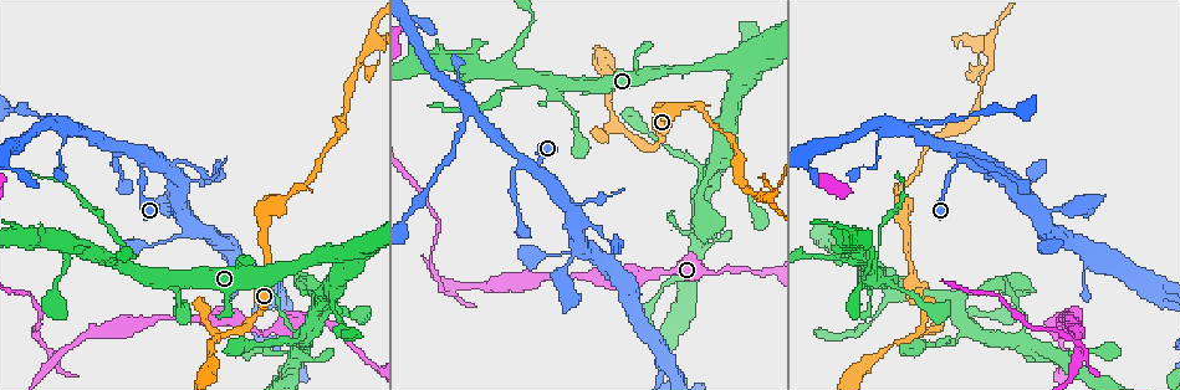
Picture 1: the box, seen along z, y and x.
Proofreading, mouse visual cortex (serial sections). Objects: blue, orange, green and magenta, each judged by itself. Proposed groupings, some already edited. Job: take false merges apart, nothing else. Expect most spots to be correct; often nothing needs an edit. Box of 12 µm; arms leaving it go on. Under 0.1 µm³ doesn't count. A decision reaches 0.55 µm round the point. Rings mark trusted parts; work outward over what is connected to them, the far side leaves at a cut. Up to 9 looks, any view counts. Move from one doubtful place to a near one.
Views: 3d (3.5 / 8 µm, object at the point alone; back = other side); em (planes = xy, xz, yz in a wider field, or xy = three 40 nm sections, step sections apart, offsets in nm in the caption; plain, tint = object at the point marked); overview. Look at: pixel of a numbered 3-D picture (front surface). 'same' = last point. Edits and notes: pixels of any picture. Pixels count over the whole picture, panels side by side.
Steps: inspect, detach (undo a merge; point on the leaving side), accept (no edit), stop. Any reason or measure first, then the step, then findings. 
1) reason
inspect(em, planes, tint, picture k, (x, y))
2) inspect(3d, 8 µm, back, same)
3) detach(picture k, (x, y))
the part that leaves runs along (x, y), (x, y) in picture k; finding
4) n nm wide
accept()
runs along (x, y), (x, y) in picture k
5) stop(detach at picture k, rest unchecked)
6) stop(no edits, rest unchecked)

inspect(3d, 8 µm, picture 1, (253, 317))

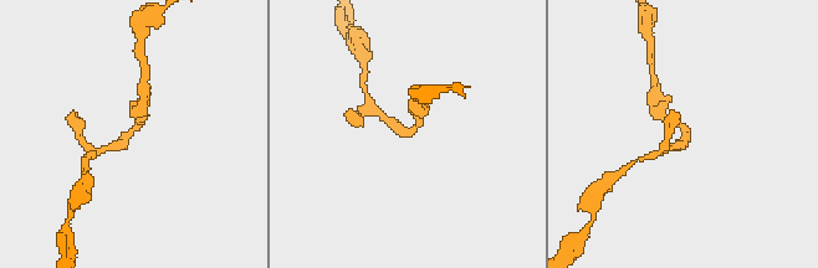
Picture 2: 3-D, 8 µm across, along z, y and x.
arms of 200, 250 nm; need the tissue
inspect(em, xy, step 1, tint, picture 2, (688, 135))

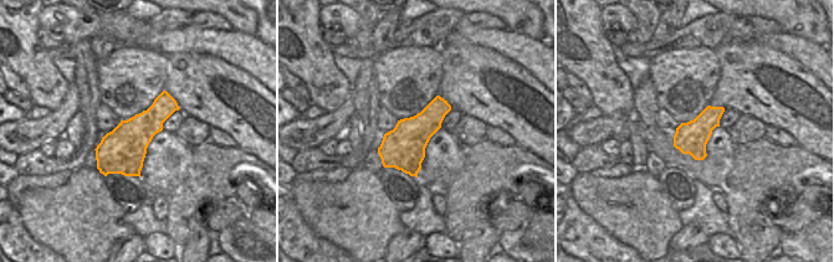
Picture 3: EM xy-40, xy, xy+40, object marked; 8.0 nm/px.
accept()
all the same cell

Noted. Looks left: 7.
three arms meet
inspect(3d, 3.5 µm, picture 1, (74, 244))

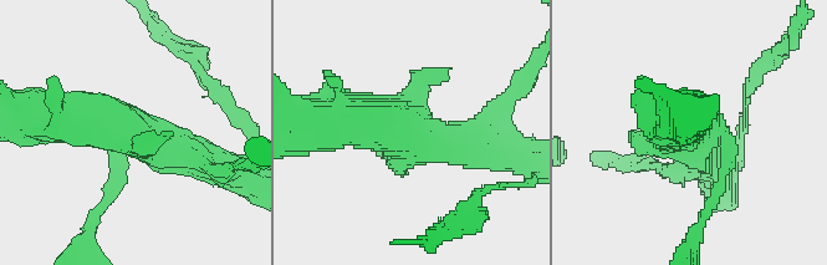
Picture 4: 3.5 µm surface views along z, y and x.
shape alone is not enough
inspect(em, planes, tint, picture 4, (698, 144))

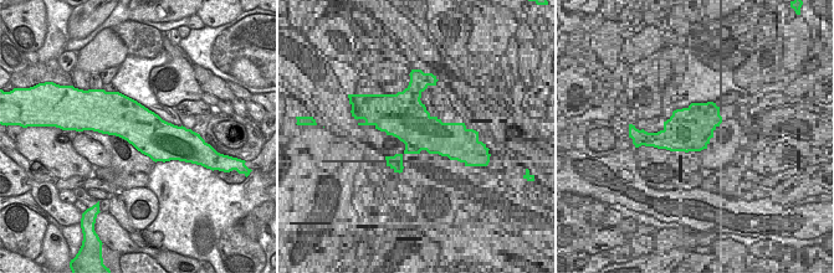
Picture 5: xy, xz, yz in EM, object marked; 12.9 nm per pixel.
accept()
runs along (214, 166), (107, 120), (65, 116) in picture 4; all the same cell

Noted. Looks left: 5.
sharp bend
inspect(3d, 3.5 µm, picture 1, (134, 258))

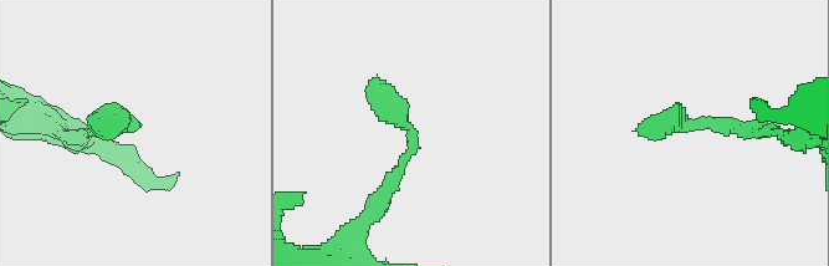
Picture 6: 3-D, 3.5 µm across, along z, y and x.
arms of 200, 300 nm; need the tissue
inspect(em, planes, tint, picture 6, (694, 124))

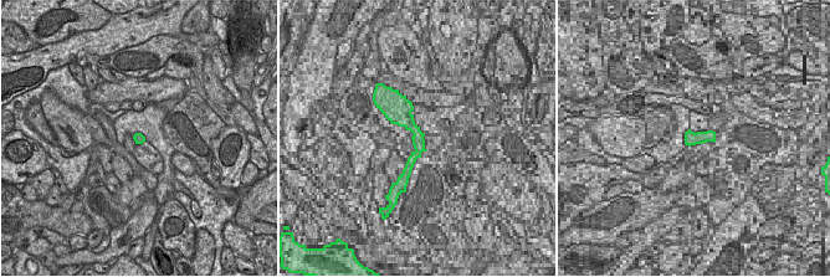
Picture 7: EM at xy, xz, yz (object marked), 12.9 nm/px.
accept()
runs along (766, 132), (651, 124), (649, 117) in picture 6; one cell here

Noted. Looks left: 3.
two arms in line, one across
inspect(3d, 8 µm, picture 1, (472, 114))

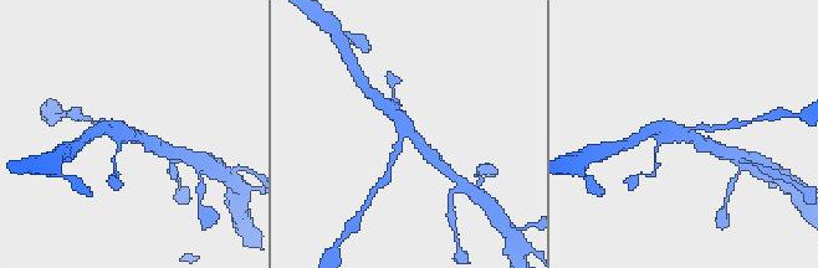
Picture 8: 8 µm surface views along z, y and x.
3 arms; arms of 200, 350, 450 nm
inspect(em, xy, step 1, tint, picture 8, (130, 131))

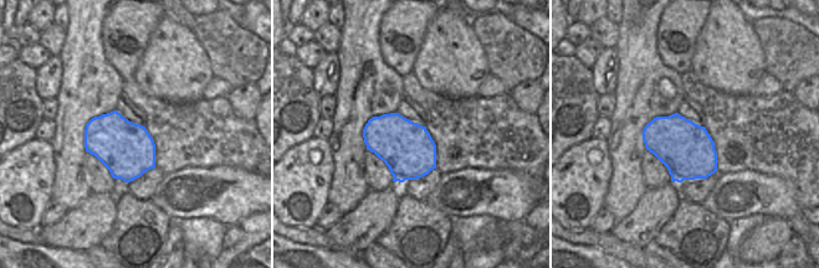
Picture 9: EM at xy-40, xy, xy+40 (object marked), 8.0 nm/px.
accept()
runs along (433, 156), (384, 106) in picture 8; continuous, no second cell

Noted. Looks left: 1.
stop(no edits, rest unchecked)

